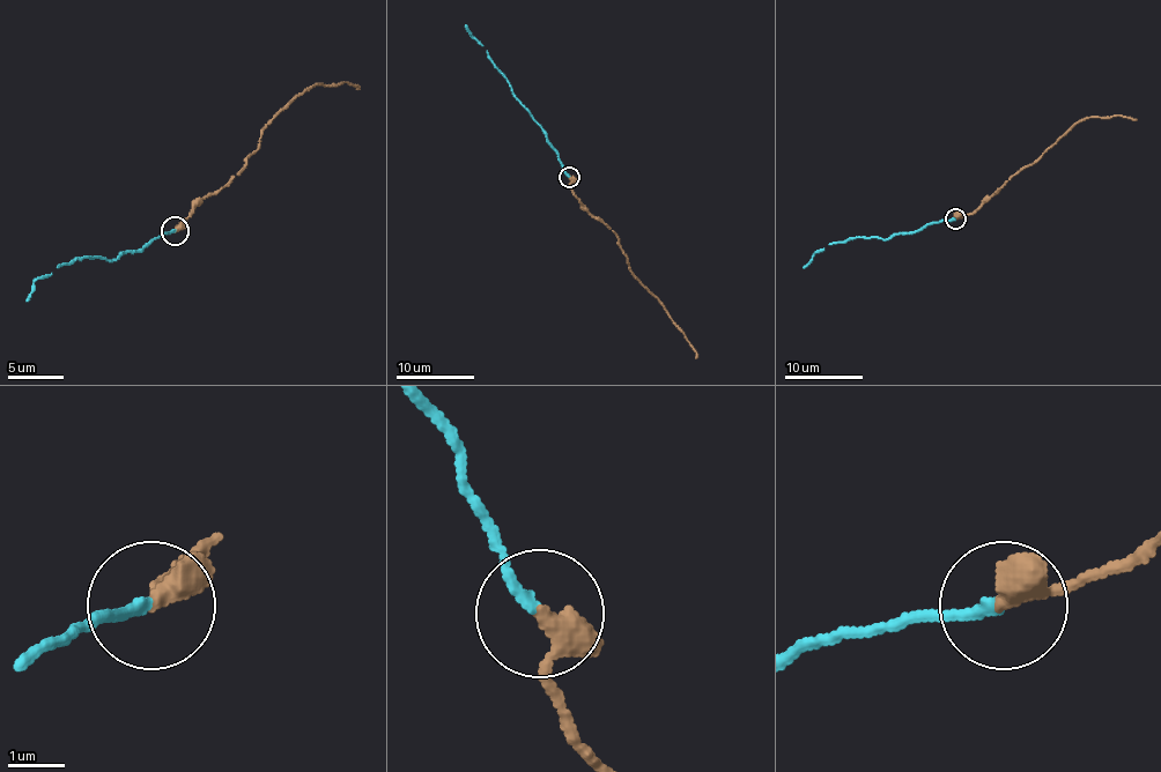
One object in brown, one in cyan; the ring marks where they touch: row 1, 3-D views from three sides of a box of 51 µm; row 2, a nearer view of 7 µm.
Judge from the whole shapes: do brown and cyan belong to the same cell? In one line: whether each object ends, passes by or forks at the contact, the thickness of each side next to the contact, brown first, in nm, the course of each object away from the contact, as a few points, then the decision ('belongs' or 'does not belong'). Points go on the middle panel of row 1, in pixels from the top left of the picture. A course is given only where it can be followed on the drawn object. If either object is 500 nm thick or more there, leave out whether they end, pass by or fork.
brown passes by; cyan ends; calibres 320 and 190 nm; course brown (568, 176), (575, 195), (618, 237), (629, 271), (658, 299), (696, 358); course cyan (568, 176), (559, 153), (465, 26); belongs

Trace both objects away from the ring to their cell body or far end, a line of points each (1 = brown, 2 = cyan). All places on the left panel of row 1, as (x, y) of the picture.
1: (175, 231), (244, 164), (259, 147), (261, 131), (304, 91), (340, 82), (357, 88)
2: (175, 231), (116, 259), (76, 257), (39, 276), (26, 302)

